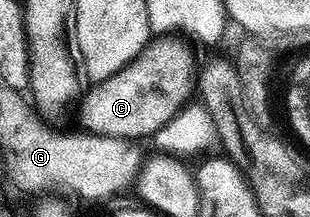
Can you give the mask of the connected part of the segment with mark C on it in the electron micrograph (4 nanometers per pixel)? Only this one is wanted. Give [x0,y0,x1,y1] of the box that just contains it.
[80,36,198,140]

